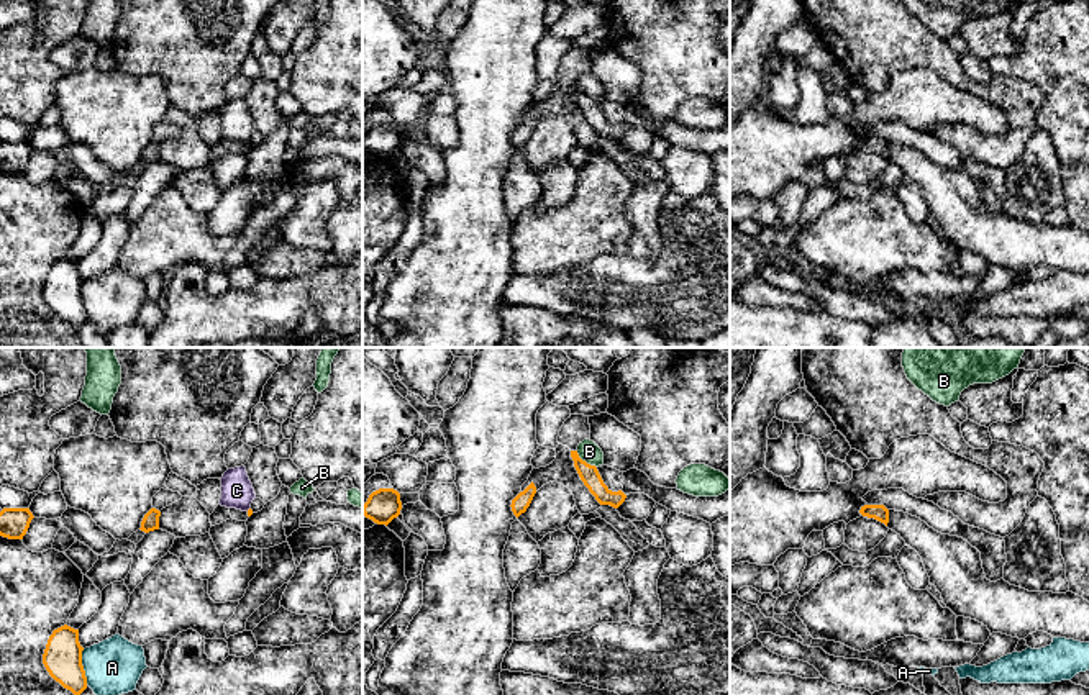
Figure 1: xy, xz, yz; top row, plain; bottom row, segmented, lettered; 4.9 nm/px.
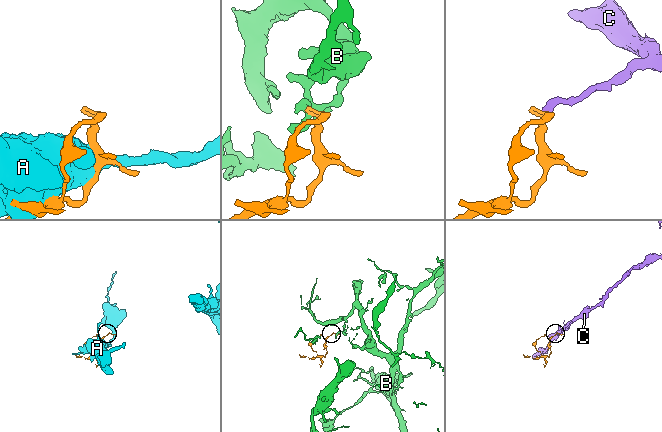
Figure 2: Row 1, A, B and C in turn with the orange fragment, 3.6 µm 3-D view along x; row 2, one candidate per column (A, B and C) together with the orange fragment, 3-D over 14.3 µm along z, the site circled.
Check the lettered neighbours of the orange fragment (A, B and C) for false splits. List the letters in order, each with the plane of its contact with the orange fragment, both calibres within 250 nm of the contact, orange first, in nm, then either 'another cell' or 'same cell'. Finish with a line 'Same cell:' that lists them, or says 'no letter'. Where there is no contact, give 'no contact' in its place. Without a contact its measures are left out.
A: contact in xy; calibres 190 and 280 nm; another cell
B: contact in xz; calibres 90 and 100 nm; another cell
C: no contact; another cell
Same cell: no letter

